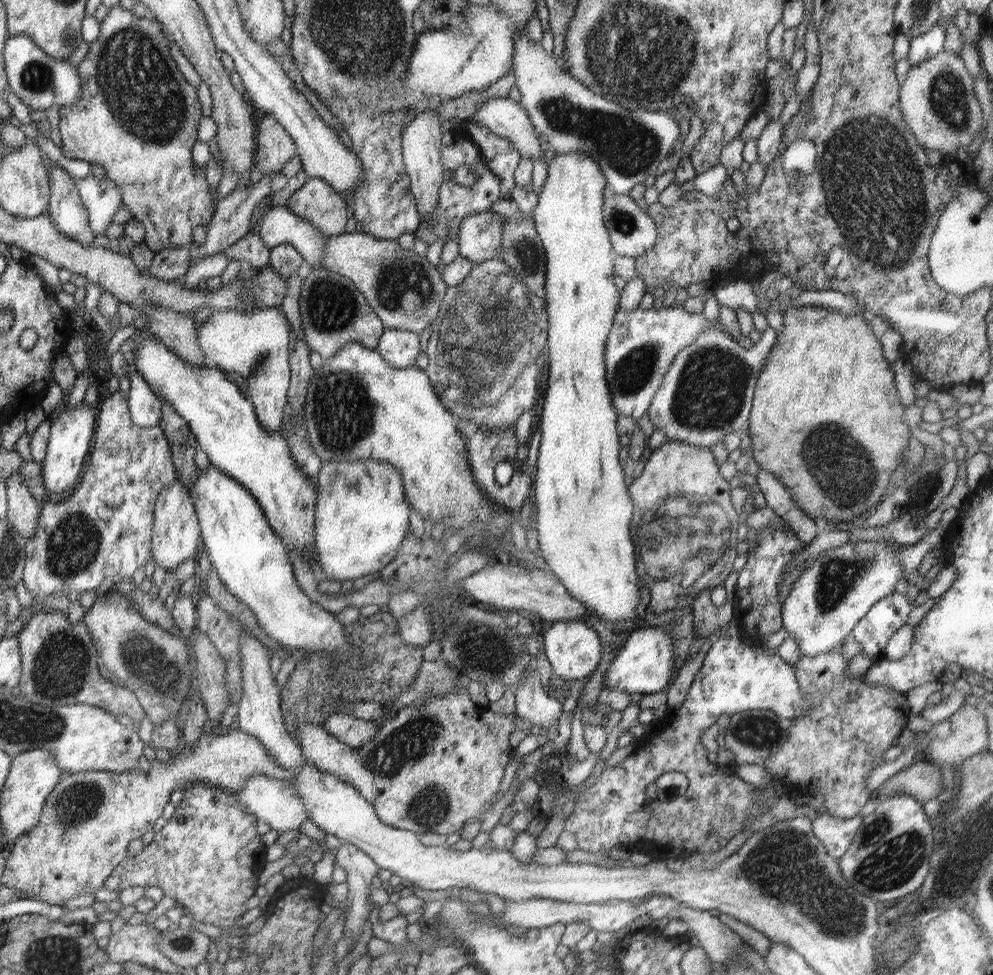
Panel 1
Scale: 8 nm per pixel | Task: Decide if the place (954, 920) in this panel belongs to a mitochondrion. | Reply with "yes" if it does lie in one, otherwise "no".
no

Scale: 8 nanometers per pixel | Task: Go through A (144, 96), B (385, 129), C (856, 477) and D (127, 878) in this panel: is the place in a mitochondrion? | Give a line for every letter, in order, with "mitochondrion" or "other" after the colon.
A: mitochondrion
B: other
C: mitochondrion
D: other

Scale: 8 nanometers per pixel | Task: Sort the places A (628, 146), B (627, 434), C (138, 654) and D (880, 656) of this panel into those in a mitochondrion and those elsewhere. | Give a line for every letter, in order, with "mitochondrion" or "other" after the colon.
A: mitochondrion
B: other
C: mitochondrion
D: other

